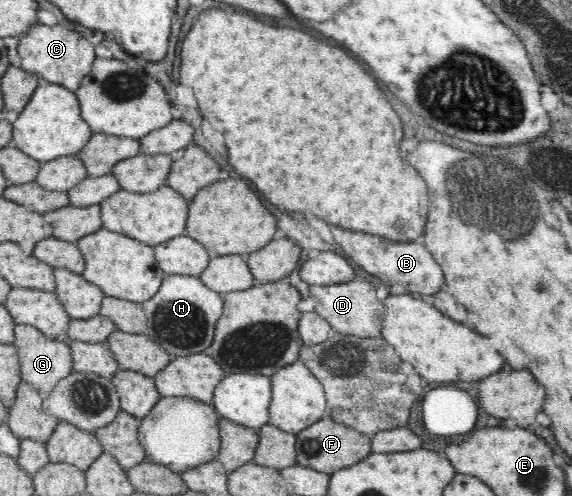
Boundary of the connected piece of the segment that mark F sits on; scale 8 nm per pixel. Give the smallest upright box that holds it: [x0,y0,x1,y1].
[295,418,371,475]

